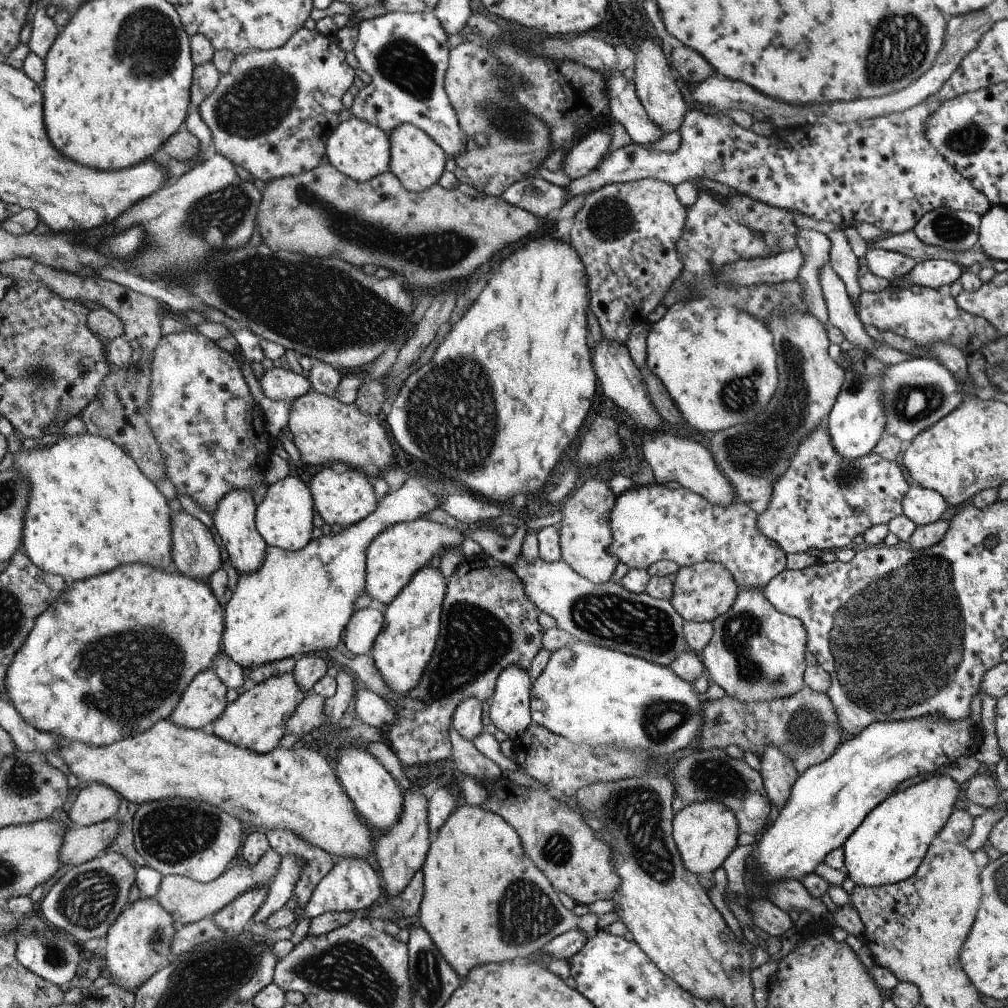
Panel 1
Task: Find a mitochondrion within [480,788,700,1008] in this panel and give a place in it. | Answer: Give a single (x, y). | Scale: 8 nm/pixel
(524, 913)

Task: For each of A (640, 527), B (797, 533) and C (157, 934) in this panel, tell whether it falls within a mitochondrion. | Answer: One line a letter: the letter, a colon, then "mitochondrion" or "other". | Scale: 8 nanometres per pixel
A: other
B: other
C: mitochondrion

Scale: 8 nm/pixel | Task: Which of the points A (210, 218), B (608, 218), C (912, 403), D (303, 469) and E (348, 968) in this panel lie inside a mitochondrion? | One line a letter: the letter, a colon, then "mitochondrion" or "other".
A: mitochondrion
B: mitochondrion
C: mitochondrion
D: other
E: mitochondrion

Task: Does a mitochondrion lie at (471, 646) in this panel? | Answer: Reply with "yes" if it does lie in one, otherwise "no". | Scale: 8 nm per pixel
yes

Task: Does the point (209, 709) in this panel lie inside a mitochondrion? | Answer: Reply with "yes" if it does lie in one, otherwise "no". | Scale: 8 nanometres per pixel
no

